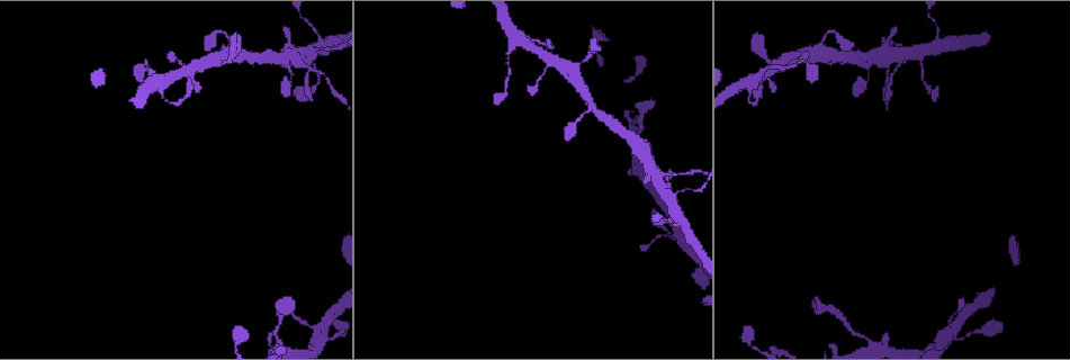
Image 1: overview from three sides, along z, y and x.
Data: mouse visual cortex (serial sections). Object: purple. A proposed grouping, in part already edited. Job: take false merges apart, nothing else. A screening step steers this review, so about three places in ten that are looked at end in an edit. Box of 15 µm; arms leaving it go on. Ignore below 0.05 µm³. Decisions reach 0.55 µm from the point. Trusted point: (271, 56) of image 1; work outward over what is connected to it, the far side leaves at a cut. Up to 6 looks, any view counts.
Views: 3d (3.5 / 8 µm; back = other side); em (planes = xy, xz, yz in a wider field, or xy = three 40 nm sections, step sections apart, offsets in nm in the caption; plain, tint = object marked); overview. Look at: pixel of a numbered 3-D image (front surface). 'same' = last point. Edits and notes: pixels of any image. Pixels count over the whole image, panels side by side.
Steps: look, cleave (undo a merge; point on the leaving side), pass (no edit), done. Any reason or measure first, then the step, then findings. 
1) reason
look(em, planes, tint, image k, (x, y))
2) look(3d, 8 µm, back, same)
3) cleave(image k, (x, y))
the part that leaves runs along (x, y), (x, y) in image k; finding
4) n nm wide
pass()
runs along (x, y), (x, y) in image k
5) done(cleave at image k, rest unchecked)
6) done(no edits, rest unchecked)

two arms in line, one across
look(em, planes, tint, image 1, (594, 111))

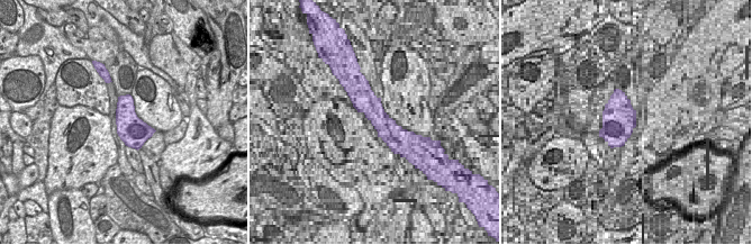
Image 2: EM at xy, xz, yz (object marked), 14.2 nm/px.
look(3d, 3.5 µm, same)

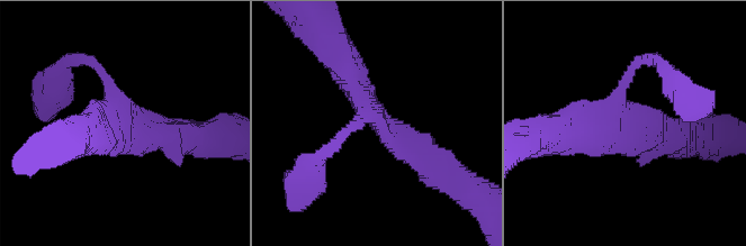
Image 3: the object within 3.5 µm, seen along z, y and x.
3 arms
pass()
runs along (446, 171), (374, 114), (345, 58) in image 3; one cell here

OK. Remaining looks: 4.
look(3d, 3.5 µm, image 1, (751, 103))

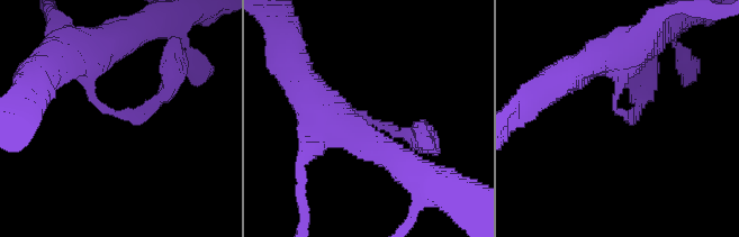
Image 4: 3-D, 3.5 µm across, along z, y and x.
arms of 150, 450 nm
look(em, xy, step 2, tint, image 4, (103, 108))

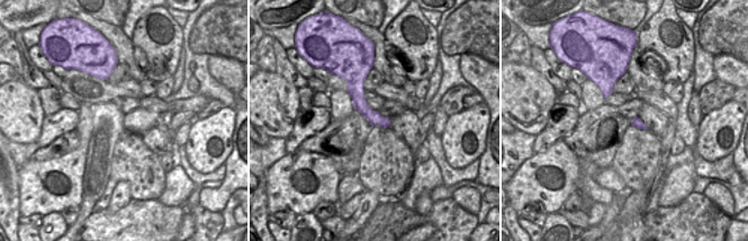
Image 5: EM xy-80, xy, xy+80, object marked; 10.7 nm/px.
pass()
runs along (349, 131), (356, 111), (418, 137) in image 4; continuous, no second cell

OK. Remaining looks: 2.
thin arm on a thick one
look(3d, 8 µm, image 1, (294, 56))

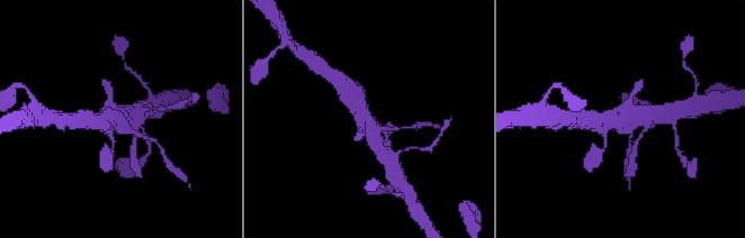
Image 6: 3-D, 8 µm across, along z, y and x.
look(em, planes, tint, image 6, (116, 115))

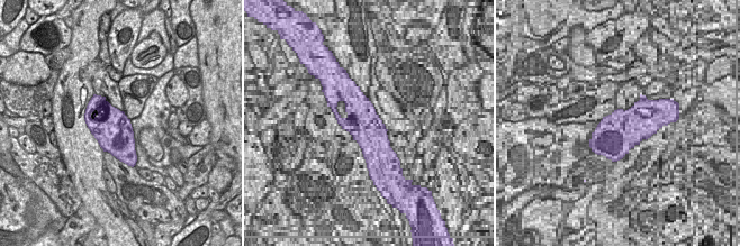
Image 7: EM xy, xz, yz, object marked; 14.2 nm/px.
550 nm wide
pass()
runs along (351, 99), (368, 121), (382, 152) in image 6; continuous, no second cell

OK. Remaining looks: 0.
done(no edits, rest unchecked)

